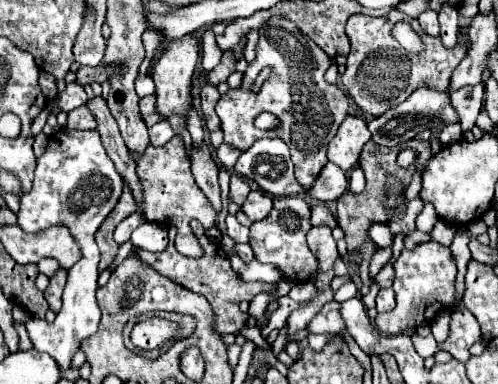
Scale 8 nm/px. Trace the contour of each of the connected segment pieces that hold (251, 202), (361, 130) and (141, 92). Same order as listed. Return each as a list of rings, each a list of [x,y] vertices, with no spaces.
[[[252,191],[246,199],[246,203],[242,205],[242,211],[250,217],[250,221],[262,221],[270,215],[272,211],[272,197],[264,195],[262,191]]]
[[[348,115],[340,125],[336,137],[328,145],[328,159],[340,169],[350,171],[356,165],[360,151],[368,143],[368,139],[370,131],[366,127],[366,121],[362,117]]]
[[[142,75],[136,79],[136,93],[138,93],[138,97],[146,97],[146,95],[154,93],[154,81],[150,75]]]

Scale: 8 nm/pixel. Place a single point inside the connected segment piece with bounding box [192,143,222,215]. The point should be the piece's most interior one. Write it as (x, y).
(205, 171)

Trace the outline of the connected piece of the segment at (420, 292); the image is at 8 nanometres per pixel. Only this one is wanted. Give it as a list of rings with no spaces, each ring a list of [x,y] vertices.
[[[428,241],[418,243],[414,249],[404,249],[394,263],[394,293],[396,293],[396,307],[388,313],[378,313],[374,325],[380,333],[386,335],[412,335],[418,327],[430,325],[440,313],[450,311],[462,305],[462,299],[456,297],[456,261],[448,247]]]

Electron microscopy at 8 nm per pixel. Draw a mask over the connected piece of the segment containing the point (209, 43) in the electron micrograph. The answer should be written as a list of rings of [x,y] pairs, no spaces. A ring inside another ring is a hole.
[[[206,29],[202,35],[202,67],[204,71],[212,71],[220,63],[222,51],[216,45],[216,35],[212,29]]]

